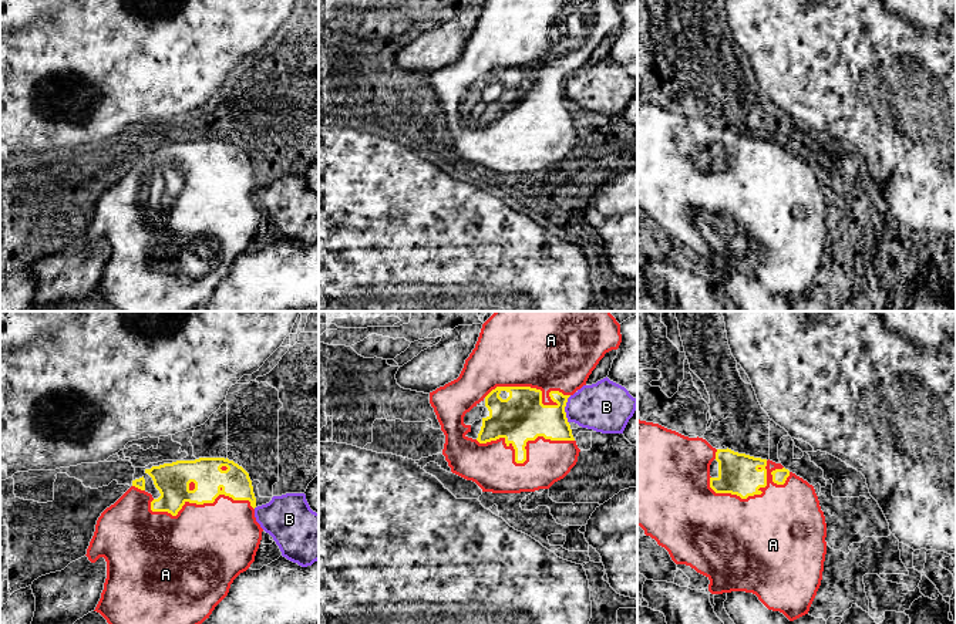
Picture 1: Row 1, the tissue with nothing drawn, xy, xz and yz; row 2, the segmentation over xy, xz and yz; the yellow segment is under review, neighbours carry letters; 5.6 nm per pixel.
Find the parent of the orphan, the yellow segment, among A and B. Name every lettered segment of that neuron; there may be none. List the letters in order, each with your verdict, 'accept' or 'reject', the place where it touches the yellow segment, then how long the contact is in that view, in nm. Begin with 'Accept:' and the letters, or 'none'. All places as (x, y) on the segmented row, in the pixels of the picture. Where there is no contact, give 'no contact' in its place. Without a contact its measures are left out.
Accept: A
A: accept | xz (525, 458) | 550 nm
B: reject | xz (564, 410) | 160 nm

